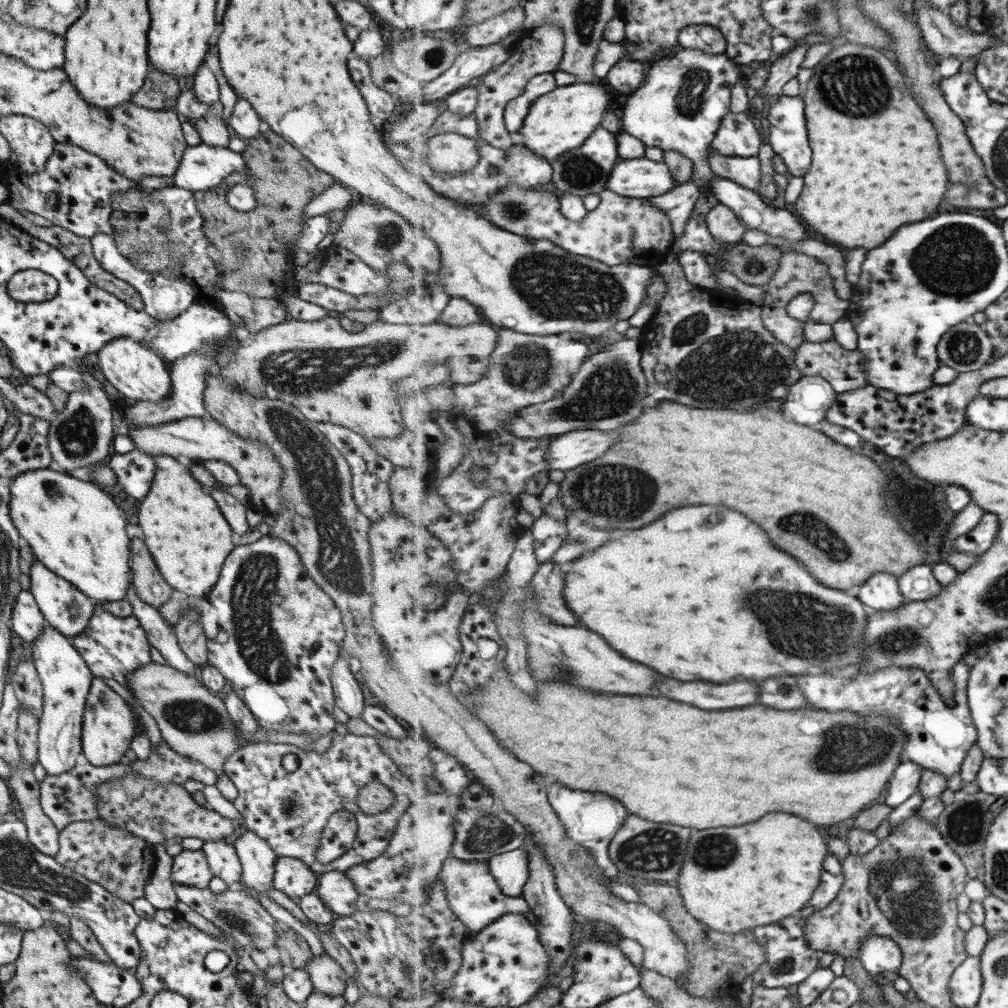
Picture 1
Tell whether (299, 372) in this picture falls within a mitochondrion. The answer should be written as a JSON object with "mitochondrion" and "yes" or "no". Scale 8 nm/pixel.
{"mitochondrion":"yes"}

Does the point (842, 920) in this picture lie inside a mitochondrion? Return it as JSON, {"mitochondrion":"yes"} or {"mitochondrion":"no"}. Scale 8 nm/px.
{"mitochondrion":"no"}

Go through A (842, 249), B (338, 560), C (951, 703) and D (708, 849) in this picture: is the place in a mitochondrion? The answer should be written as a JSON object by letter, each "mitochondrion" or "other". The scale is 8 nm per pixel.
{"A":"other","B":"mitochondrion","C":"other","D":"mitochondrion"}

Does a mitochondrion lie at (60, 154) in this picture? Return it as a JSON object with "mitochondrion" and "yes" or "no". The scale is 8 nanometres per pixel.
{"mitochondrion":"no"}

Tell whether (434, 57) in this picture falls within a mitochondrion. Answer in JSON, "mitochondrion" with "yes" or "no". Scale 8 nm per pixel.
{"mitochondrion":"yes"}

